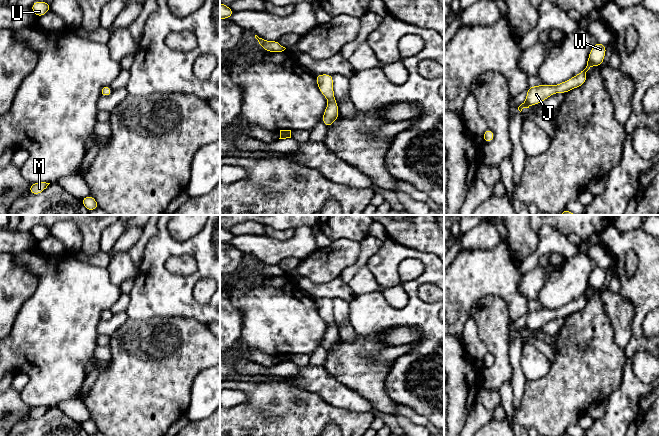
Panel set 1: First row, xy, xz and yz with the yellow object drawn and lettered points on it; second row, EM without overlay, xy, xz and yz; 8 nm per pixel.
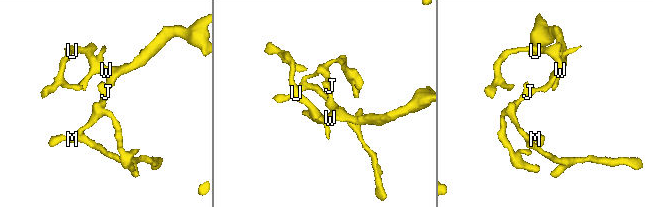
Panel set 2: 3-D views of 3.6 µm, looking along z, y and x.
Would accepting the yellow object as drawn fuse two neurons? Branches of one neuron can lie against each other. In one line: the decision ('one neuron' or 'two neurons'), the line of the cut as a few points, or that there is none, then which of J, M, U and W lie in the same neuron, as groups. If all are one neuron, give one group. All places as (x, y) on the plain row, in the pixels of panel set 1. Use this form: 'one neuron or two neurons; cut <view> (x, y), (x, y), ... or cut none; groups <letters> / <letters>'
one neuron; cut none; groups J M U W

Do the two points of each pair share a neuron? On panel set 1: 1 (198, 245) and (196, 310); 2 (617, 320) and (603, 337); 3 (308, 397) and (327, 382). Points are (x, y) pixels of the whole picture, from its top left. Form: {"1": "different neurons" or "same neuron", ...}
{"1": "same neuron", "2": "different neurons", "3": "different neurons"}

